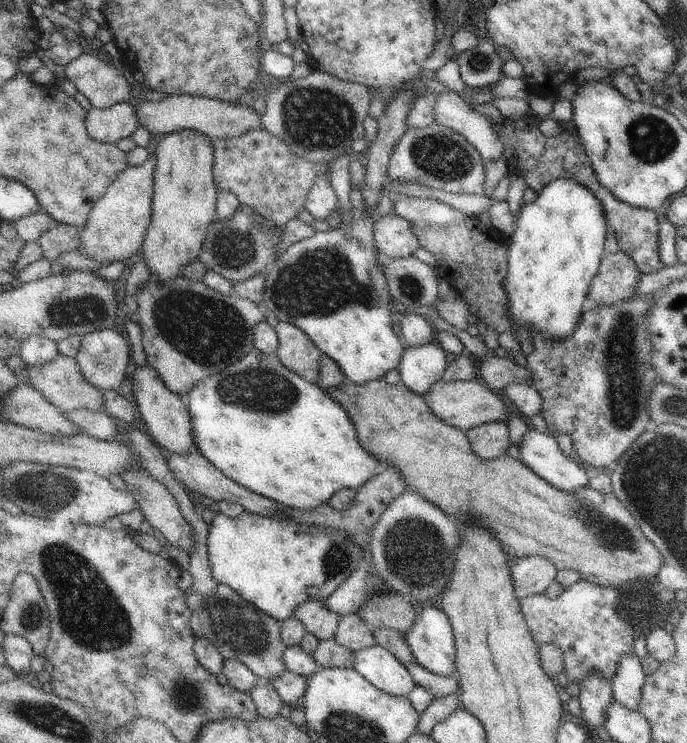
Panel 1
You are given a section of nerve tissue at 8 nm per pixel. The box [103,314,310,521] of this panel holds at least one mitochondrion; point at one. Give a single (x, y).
(258, 388)

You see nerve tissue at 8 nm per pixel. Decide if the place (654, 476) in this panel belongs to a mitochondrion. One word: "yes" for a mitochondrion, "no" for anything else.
yes

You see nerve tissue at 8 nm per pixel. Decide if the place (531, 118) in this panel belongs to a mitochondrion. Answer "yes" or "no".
no

